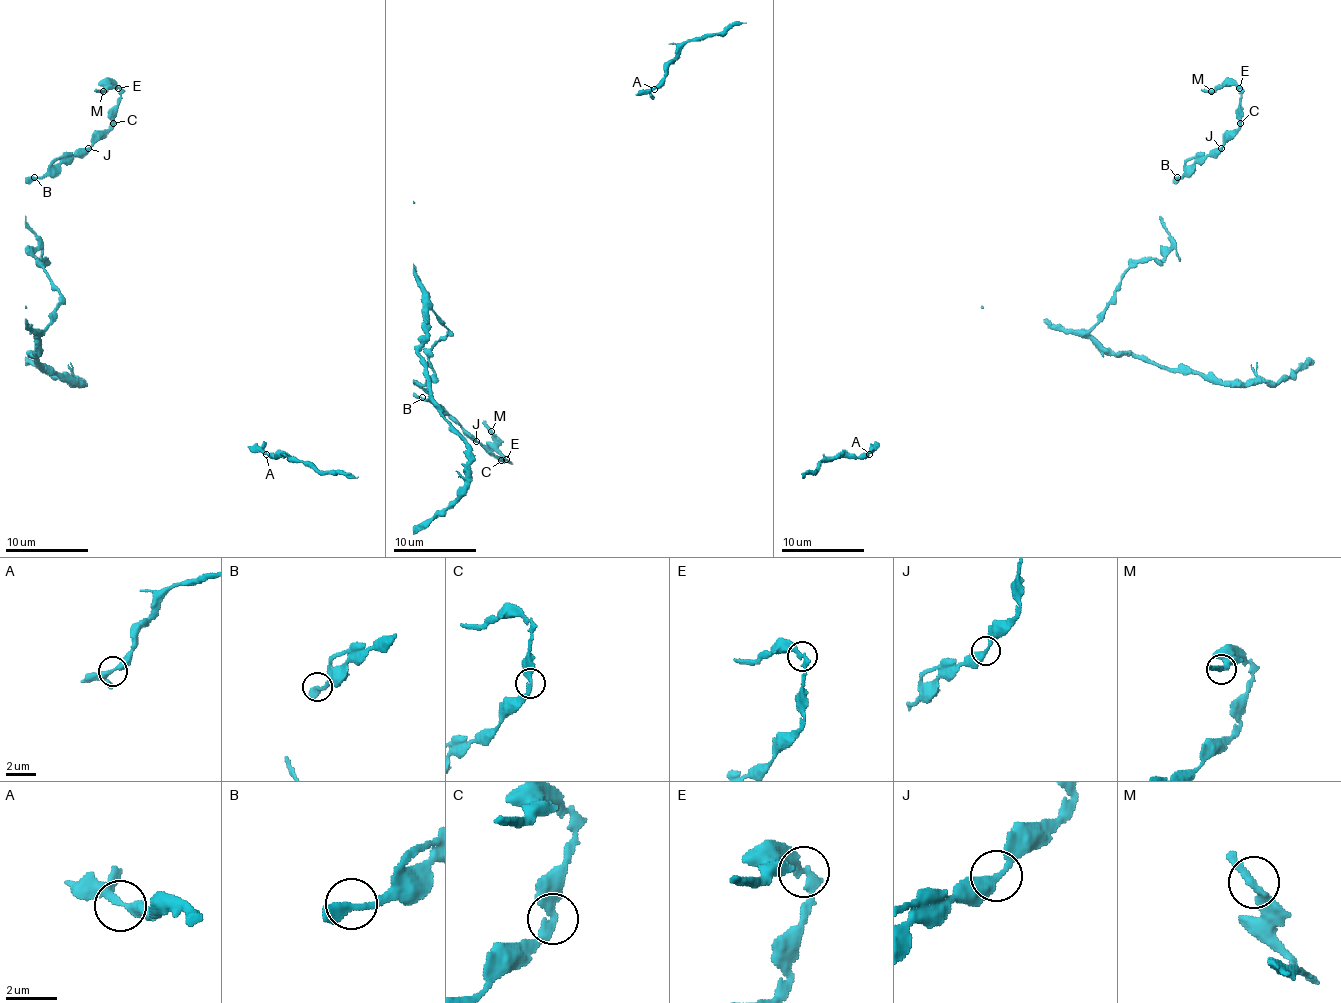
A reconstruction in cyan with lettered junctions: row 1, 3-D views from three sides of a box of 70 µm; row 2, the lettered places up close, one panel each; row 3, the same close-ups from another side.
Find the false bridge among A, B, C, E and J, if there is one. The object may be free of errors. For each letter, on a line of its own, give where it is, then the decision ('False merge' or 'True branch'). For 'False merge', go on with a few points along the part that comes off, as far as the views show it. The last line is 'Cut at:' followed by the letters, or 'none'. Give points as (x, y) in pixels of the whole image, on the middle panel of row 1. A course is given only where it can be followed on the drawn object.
A: Place: (654, 89). True branch
B: Place: (422, 397). True branch
C: Place: (501, 460). True branch
E: Place: (506, 459). False merge. Course of the part to remove: (505, 460), (497, 447), (497, 437), (483, 420)
J: Place: (476, 441). True branch
Cut at: E

